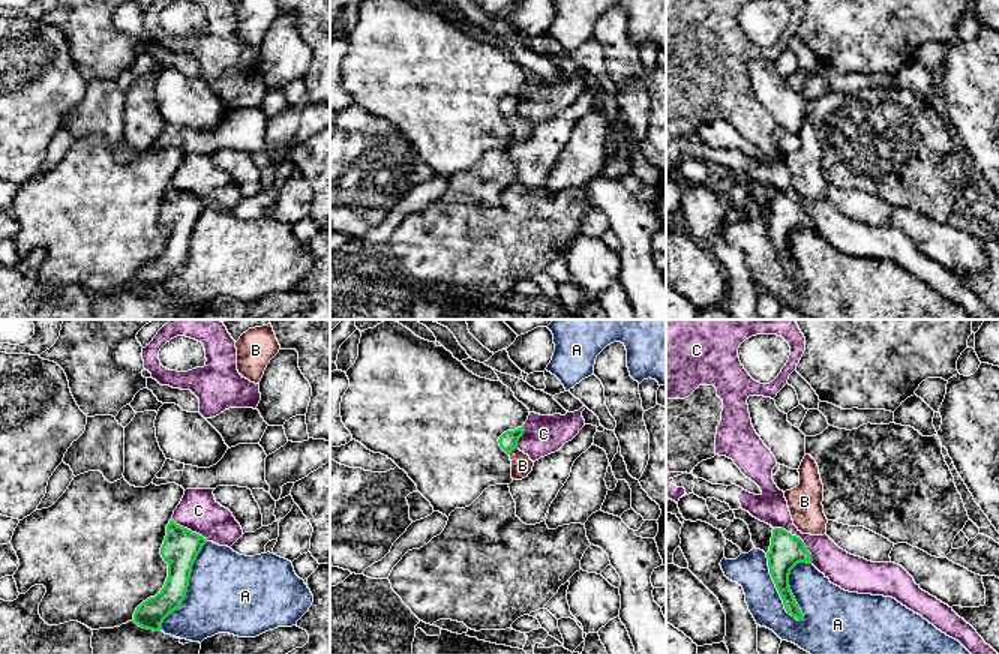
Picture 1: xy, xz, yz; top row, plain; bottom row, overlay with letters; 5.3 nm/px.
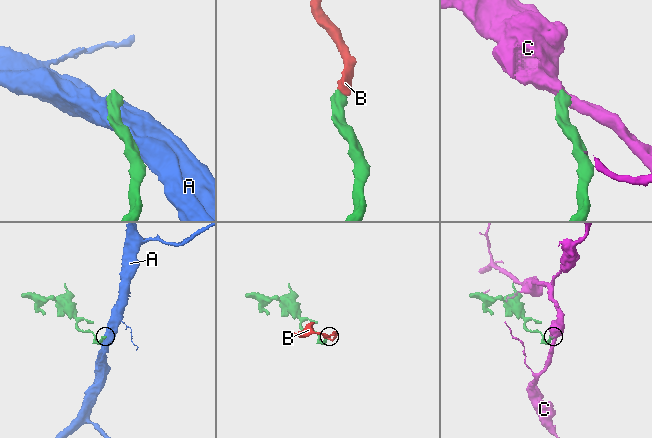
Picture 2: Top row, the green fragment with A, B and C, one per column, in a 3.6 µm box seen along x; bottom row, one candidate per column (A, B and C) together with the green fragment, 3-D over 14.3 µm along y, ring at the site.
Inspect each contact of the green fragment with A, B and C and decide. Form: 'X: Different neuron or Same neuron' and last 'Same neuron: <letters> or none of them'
A: Different neuron
B: Same neuron
C: Different neuron
Same neuron: B

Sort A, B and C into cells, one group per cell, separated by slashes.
A / B / C

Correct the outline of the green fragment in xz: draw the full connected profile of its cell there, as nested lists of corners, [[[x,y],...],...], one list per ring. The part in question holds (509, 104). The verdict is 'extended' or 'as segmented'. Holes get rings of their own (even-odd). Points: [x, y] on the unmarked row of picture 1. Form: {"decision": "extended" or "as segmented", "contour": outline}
{"decision": "extended", "contour": [[[522,90],[514,94],[504,96],[498,104],[500,111],[510,120],[513,144],[522,144],[528,141],[534,130],[534,126],[530,123],[530,120],[518,112],[518,105],[524,96],[525,94]]]}

